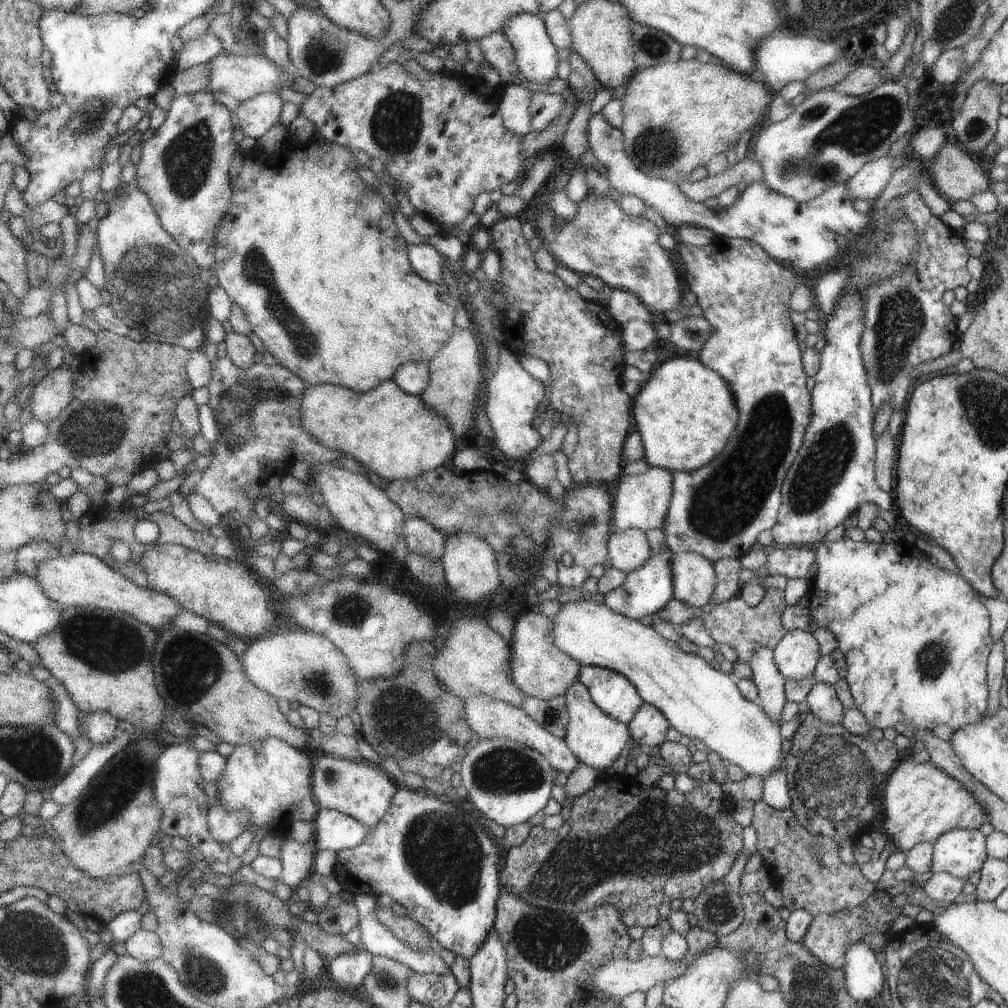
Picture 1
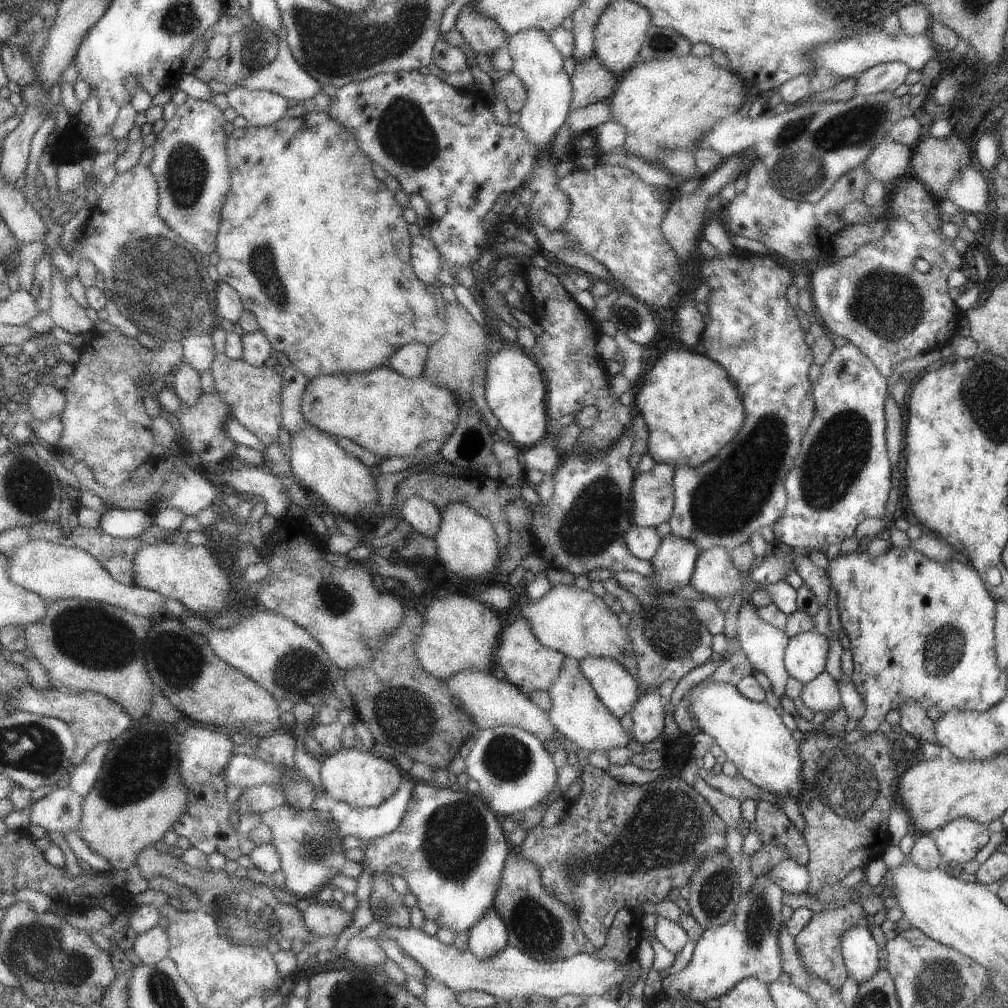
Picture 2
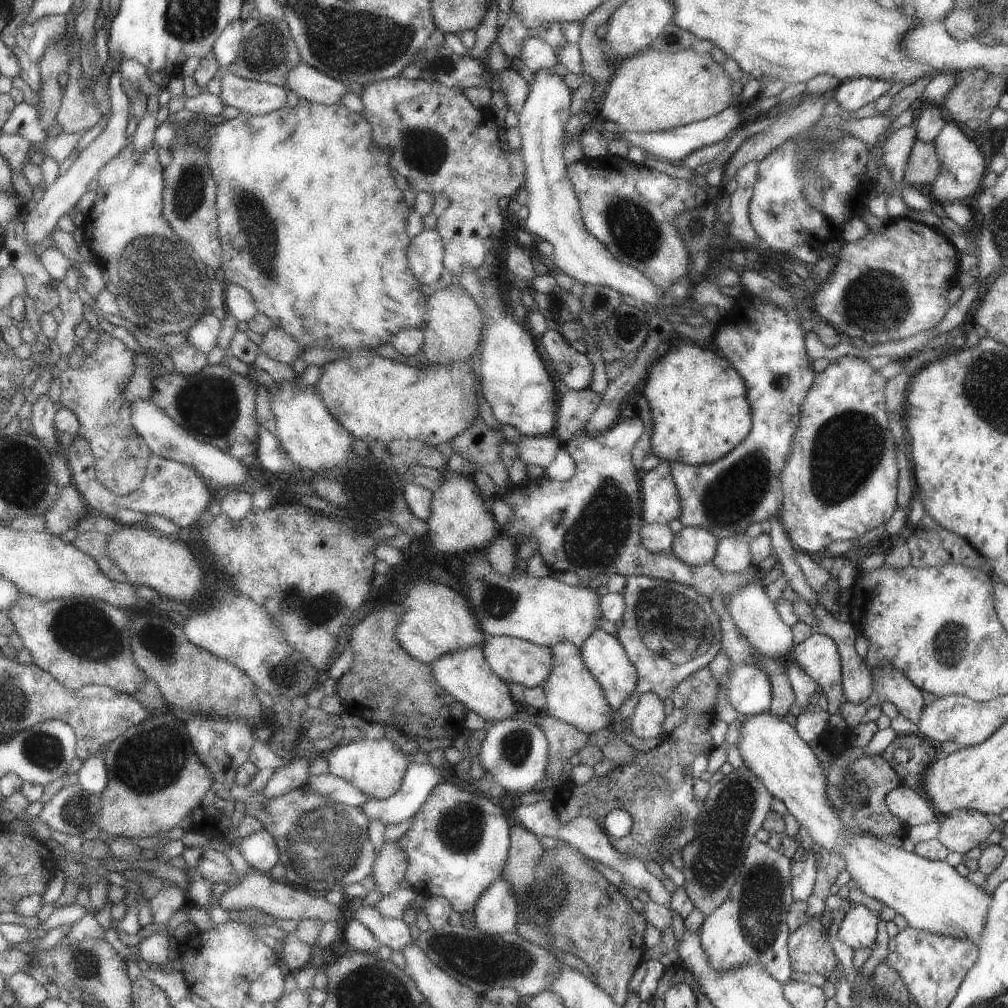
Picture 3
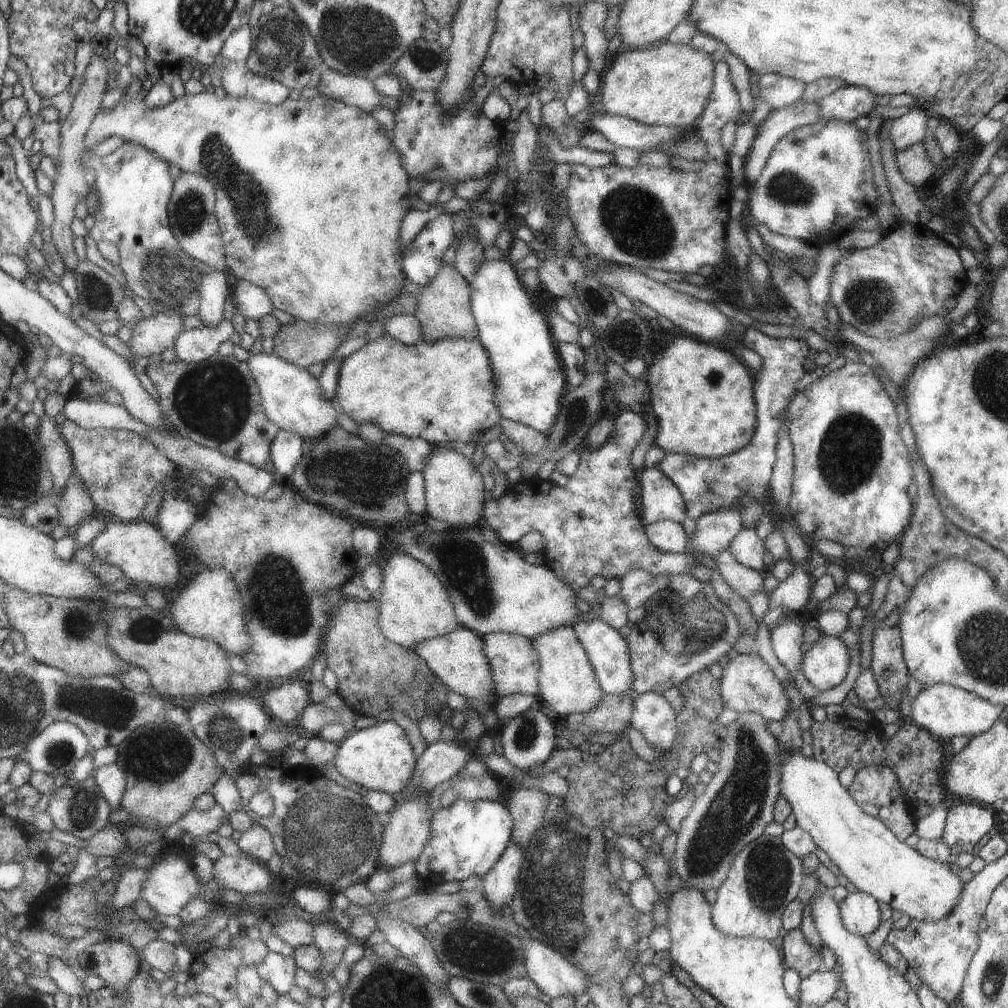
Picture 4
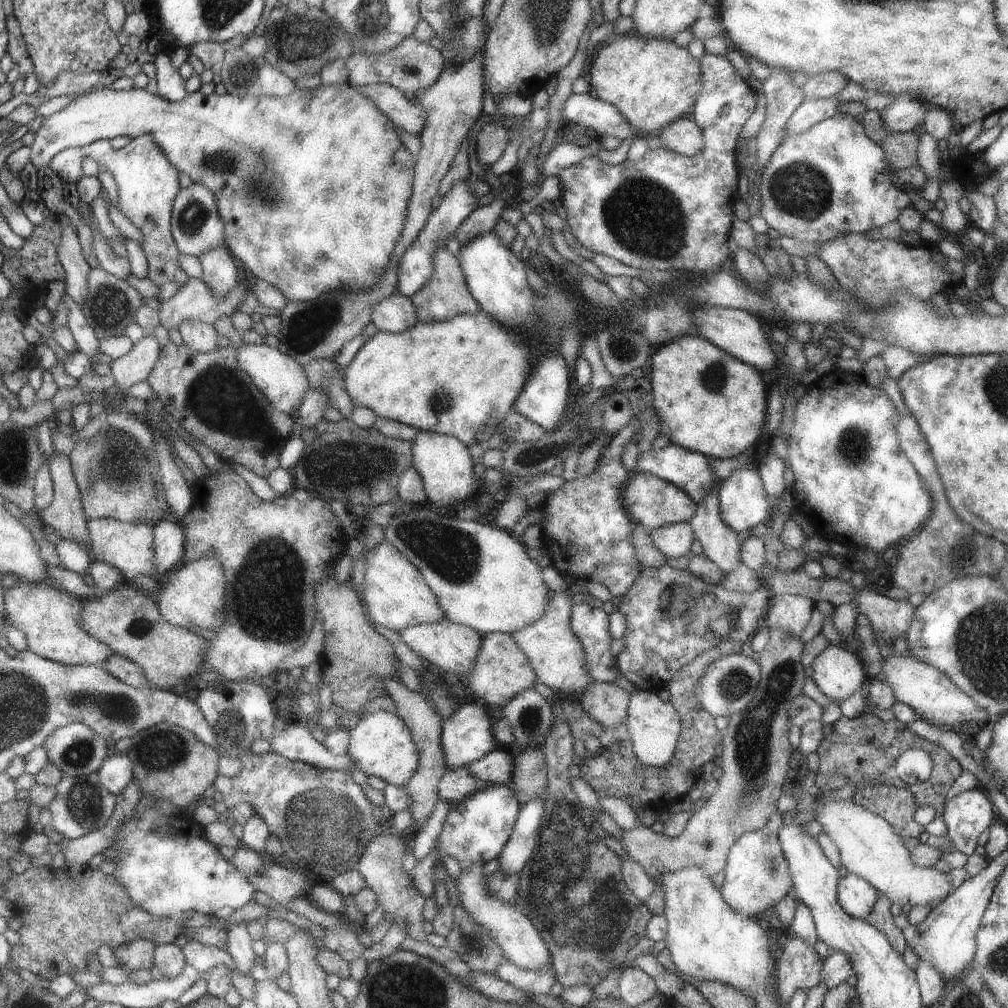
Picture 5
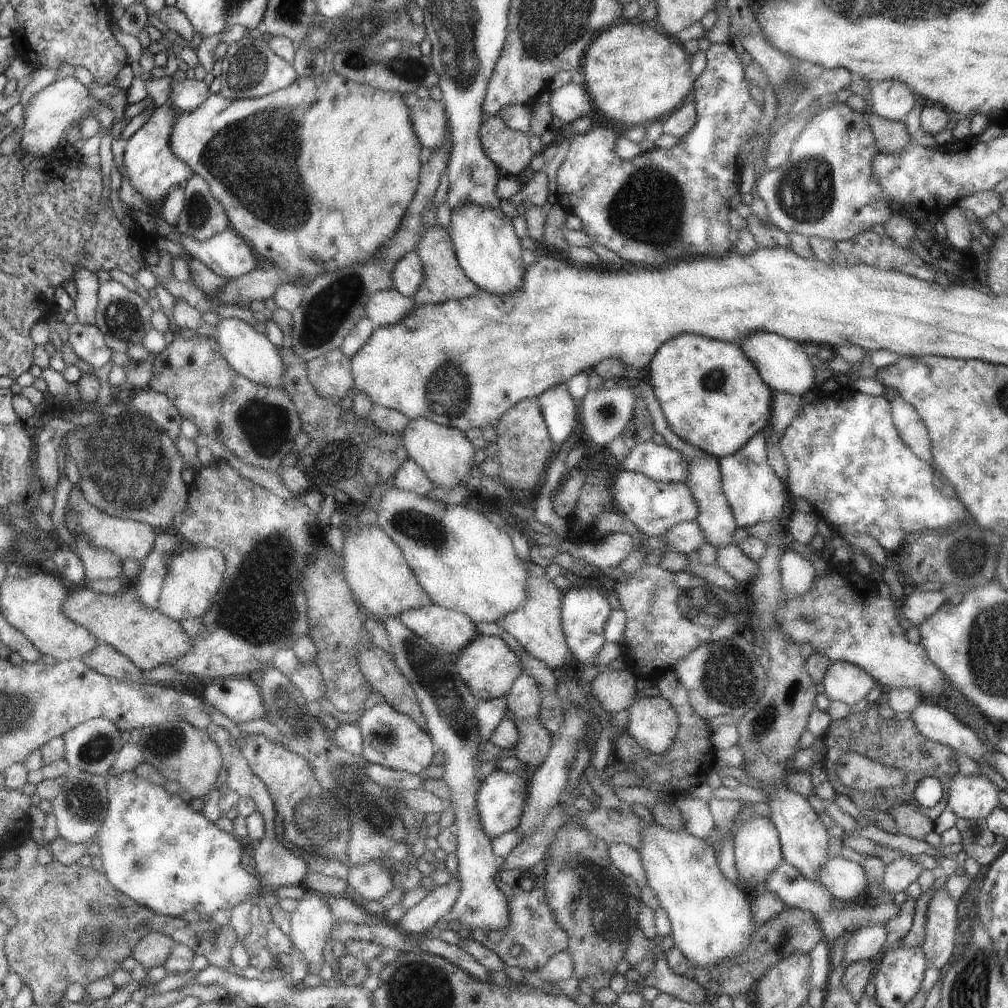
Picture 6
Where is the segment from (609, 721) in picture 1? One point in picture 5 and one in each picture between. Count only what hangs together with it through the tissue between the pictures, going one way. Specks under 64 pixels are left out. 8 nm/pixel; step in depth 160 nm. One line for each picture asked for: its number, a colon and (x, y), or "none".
2: (578, 714)
3: (574, 696)
4: (568, 685)
5: (558, 657)

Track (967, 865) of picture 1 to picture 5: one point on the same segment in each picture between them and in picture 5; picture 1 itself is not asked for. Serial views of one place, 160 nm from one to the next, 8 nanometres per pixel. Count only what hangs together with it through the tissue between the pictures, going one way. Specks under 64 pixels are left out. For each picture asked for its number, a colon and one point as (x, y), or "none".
2: (958, 841)
3: (961, 831)
4: (967, 822)
5: (967, 815)

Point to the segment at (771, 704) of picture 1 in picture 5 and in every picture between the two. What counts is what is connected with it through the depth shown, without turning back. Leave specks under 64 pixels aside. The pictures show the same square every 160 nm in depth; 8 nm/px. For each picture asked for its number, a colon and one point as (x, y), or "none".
2: (764, 645)
3: (753, 612)
4: (746, 582)
5: (720, 544)

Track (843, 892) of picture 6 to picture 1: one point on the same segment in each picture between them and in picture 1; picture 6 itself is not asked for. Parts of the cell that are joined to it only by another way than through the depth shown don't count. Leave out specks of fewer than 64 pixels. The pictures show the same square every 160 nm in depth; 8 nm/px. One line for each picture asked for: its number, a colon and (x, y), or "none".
1: (864, 978)
2: (860, 952)
3: (858, 929)
4: (860, 914)
5: (857, 897)

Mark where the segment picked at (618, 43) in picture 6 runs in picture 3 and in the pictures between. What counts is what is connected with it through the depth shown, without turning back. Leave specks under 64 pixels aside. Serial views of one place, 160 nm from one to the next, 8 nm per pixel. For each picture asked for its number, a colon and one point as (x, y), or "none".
3: (653, 91)
4: (665, 84)
5: (652, 82)

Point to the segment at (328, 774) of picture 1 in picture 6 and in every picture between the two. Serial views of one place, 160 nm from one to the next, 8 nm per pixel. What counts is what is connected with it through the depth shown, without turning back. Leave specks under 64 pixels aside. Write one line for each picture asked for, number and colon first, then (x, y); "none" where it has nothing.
2: (357, 776)
3: (377, 768)
4: (379, 758)
5: (381, 745)
6: (391, 739)

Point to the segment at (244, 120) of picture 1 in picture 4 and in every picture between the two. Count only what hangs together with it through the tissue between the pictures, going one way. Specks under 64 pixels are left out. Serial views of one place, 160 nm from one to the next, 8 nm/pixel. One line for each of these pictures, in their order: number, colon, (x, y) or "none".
2: (260, 108)
3: (251, 97)
4: (238, 80)

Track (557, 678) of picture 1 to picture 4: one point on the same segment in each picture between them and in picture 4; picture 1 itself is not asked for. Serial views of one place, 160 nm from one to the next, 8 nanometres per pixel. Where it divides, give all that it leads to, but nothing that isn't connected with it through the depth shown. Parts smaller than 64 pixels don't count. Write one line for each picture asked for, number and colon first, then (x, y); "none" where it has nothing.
2: (527, 663)
3: (517, 660)
4: (513, 659)

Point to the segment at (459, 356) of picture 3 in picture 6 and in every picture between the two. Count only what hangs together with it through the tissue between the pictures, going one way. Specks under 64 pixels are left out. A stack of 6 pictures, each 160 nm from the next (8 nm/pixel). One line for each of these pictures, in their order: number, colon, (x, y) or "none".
4: (443, 307)
5: (445, 296)
6: (445, 280)

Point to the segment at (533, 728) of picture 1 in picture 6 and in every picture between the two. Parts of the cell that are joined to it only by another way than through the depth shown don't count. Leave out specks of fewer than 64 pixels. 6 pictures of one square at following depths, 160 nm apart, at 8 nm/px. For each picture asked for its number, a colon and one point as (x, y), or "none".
2: (491, 702)
3: (466, 675)
4: (458, 659)
5: (450, 648)
6: (445, 628)

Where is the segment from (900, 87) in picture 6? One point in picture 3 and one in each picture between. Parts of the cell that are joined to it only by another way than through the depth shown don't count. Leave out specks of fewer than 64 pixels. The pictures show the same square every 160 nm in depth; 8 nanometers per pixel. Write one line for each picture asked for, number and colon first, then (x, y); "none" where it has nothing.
3: (896, 149)
4: (909, 129)
5: (906, 114)

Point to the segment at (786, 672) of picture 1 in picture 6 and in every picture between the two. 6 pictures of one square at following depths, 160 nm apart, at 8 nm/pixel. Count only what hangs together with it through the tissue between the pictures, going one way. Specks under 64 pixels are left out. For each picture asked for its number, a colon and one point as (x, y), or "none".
2: (805, 657)
3: (818, 655)
4: (826, 664)
5: (838, 672)
6: (843, 682)

